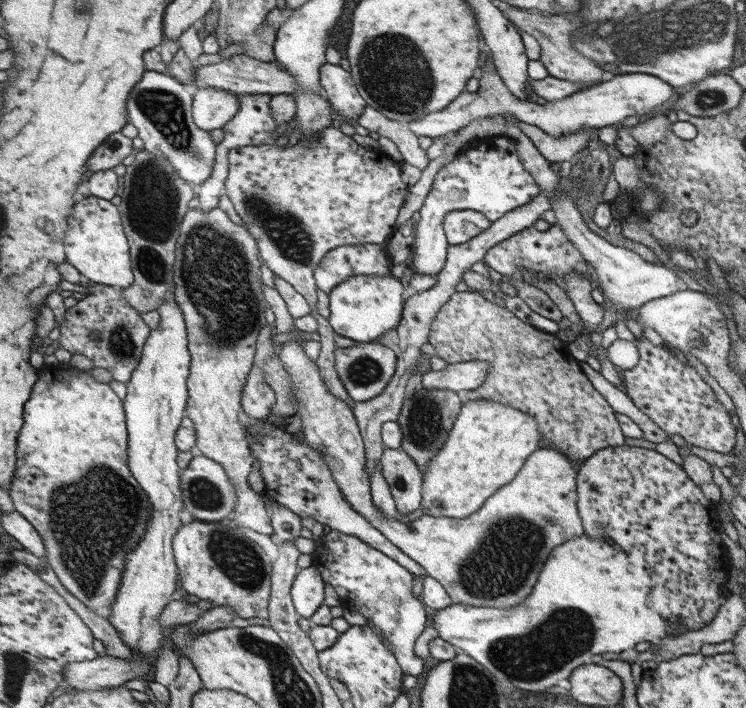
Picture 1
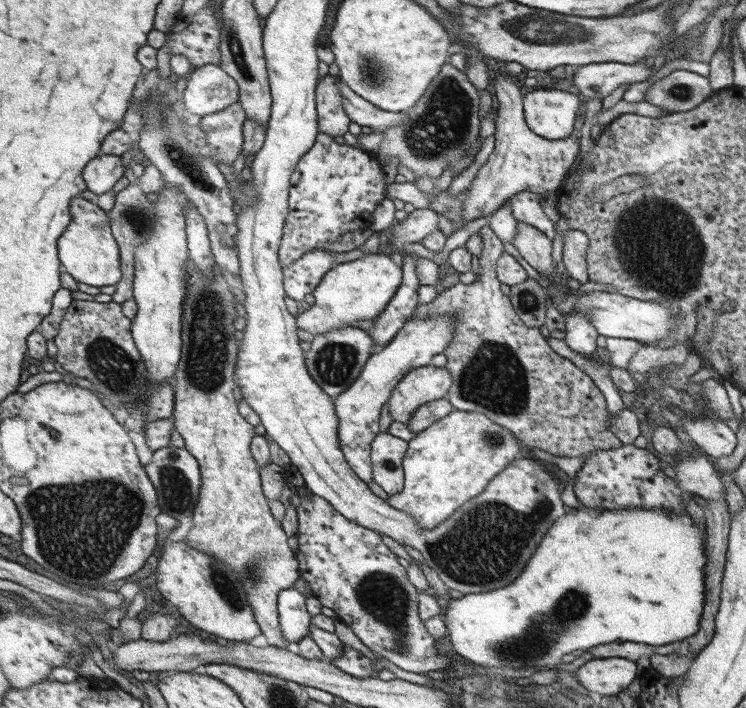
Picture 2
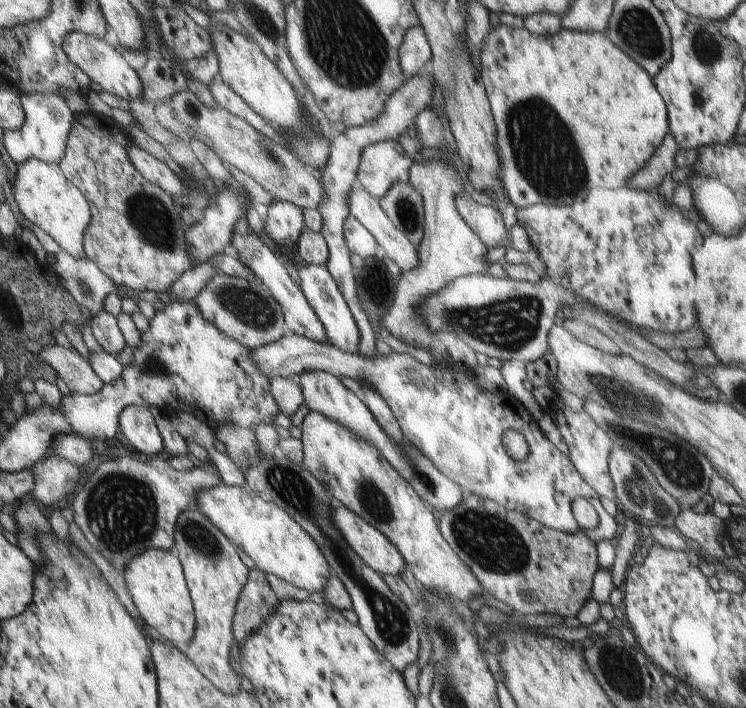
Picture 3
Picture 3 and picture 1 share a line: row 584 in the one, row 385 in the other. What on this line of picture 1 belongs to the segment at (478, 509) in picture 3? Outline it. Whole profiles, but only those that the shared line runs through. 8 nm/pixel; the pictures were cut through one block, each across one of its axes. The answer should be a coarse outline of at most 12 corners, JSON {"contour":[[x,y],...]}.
{"contour":[[456,291],[428,342],[488,361],[464,399],[541,421],[582,462],[626,444],[619,412],[564,335],[482,291]]}

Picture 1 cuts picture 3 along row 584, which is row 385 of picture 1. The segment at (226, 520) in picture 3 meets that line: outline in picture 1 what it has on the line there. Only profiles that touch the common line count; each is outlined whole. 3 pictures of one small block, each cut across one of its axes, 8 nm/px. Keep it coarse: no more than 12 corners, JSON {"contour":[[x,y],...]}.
{"contour":[[303,338],[280,360],[345,499],[453,604],[508,609],[585,534],[547,446],[469,517],[377,507],[356,415]]}

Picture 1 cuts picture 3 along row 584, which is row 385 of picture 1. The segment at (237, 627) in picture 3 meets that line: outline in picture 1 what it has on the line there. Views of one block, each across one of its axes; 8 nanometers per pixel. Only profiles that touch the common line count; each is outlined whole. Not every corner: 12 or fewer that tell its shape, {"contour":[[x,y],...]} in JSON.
{"contour":[[254,365],[242,392],[244,410],[258,420],[278,404],[264,370]]}

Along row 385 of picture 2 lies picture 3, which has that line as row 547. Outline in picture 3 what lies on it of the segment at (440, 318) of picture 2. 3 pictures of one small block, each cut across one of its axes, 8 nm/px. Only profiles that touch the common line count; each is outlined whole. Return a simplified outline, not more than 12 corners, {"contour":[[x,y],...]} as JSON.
{"contour":[[342,502],[334,526],[381,575],[408,564],[387,535]]}

